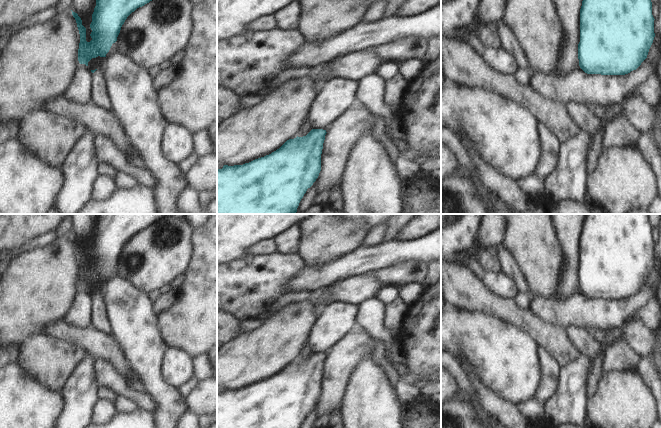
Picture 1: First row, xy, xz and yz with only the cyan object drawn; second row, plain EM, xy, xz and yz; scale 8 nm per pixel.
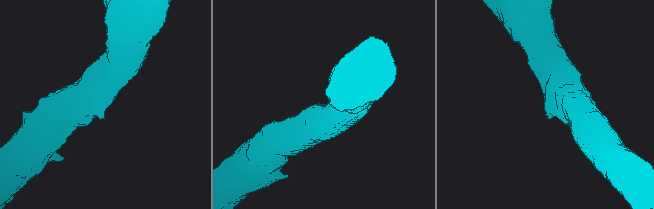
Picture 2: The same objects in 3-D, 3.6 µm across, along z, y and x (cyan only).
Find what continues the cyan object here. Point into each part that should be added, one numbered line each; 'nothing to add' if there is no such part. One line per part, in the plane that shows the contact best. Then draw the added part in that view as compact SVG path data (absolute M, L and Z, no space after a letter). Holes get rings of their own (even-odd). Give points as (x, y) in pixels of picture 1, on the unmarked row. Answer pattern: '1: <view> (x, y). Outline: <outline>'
1: xy (99, 318). Outline: M102 293L92 297L91 323L99 330L111 334L109 319L107 316Z

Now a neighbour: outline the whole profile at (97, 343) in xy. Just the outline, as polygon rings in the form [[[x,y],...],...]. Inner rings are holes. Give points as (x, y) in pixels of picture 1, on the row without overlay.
[[[58,318],[45,325],[44,333],[83,347],[93,359],[106,359],[124,378],[131,370],[116,339],[92,323],[78,327]]]

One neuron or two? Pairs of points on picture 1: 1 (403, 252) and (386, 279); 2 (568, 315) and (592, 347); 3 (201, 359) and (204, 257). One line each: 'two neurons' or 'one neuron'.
1: two neurons
2: two neurons
3: two neurons

